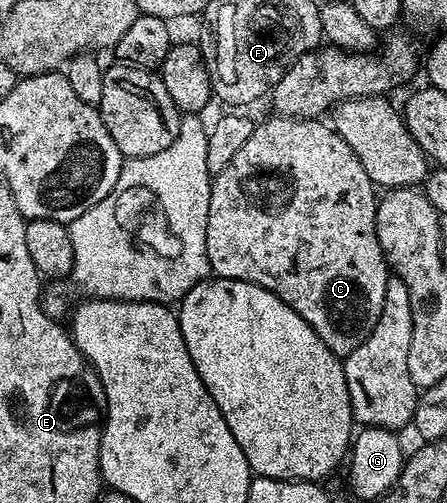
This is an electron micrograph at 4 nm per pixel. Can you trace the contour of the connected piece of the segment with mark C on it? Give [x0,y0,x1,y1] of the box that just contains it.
[207,114,391,358]

